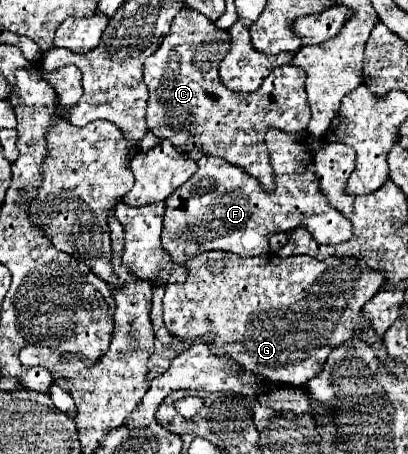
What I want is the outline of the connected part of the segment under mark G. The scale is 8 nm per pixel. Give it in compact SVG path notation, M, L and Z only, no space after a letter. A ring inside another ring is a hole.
M209 250L205 254L197 254L195 258L191 258L189 262L185 262L187 270L189 270L189 276L183 284L169 284L165 286L167 292L165 292L165 298L163 298L163 320L165 320L165 326L167 330L177 336L179 340L183 342L195 342L197 338L201 336L207 336L207 342L211 344L211 352L213 354L219 354L219 356L229 356L233 360L237 360L241 366L245 366L247 370L259 374L261 378L269 380L269 382L277 382L277 384L289 384L289 386L305 386L307 380L311 380L313 376L317 376L323 368L323 362L327 360L329 352L345 342L355 326L357 326L357 320L359 320L359 314L361 314L361 308L365 306L365 302L377 294L381 290L381 286L385 284L385 278L379 270L369 270L365 266L365 262L361 262L359 258L353 258L353 256L343 256L343 258L327 258L327 260L315 260L315 258L309 258L309 256L293 256L293 258L285 258L281 260L277 254L273 252L267 252L267 254L261 254L261 256L253 256L253 258L241 258L237 254L231 254L231 252L219 252L219 250Z

